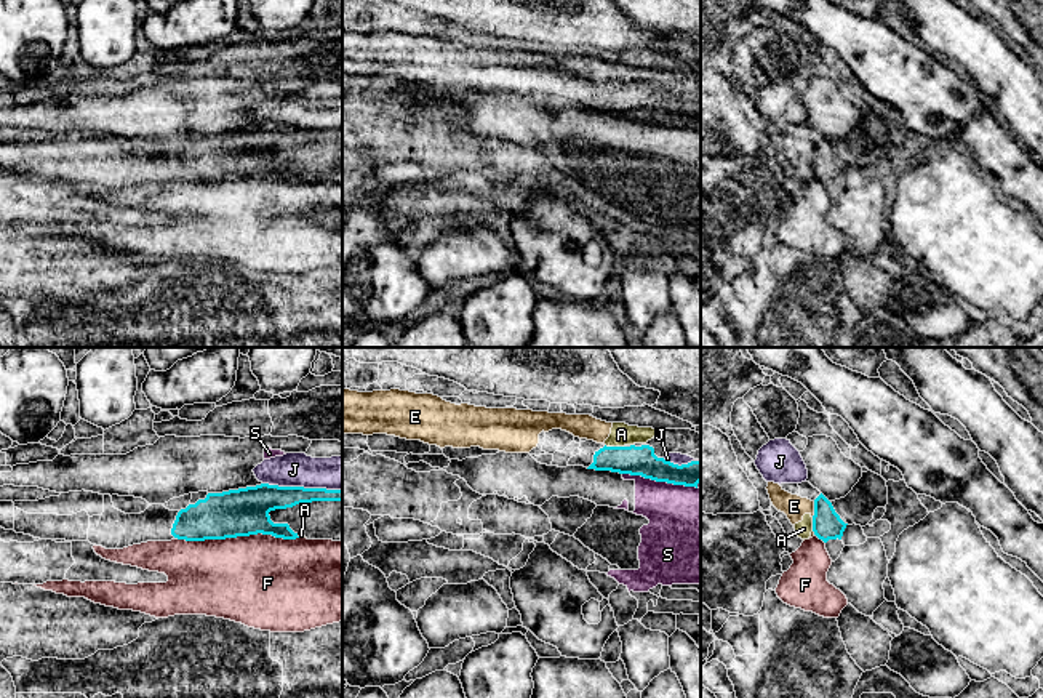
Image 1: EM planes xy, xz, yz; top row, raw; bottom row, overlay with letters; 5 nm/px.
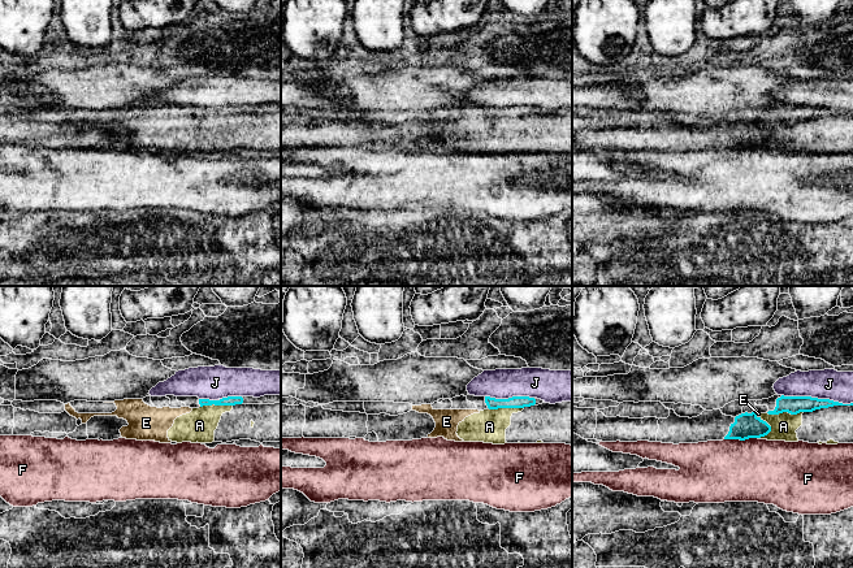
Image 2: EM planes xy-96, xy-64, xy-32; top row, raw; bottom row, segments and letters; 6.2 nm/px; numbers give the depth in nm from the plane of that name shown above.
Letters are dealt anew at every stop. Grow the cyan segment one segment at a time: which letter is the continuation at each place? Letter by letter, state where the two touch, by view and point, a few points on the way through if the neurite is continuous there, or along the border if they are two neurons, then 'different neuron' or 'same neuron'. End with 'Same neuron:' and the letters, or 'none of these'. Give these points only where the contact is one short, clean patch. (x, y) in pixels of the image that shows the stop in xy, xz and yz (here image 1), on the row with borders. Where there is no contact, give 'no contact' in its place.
A: meets cyan in xz at (615, 447); different neuron
E: meets cyan in yz at (815, 509); border along yz (815, 501), (815, 513), (811, 516); different neuron
F: meets cyan in xy at (237, 535); different neuron
J: meets cyan in xy at (303, 487); different neuron
S: meets cyan in xz at (659, 481); different neuron
Same neuron: none of these

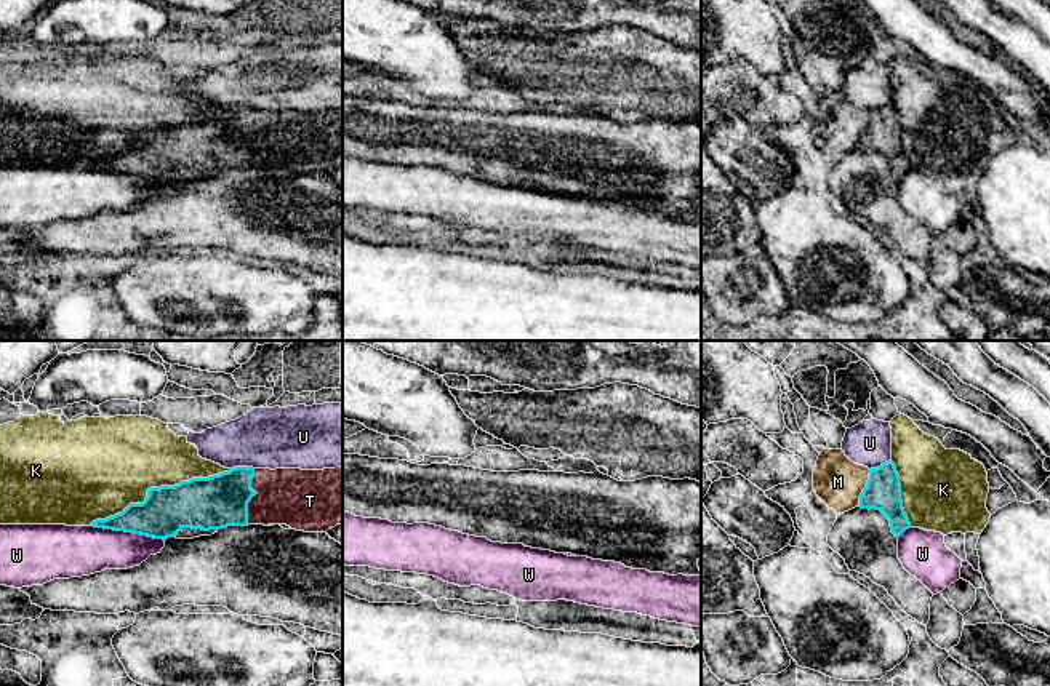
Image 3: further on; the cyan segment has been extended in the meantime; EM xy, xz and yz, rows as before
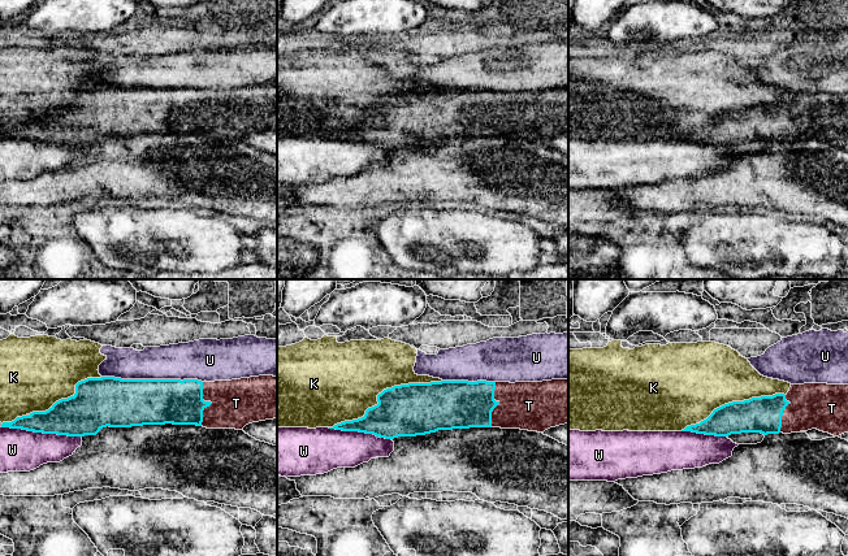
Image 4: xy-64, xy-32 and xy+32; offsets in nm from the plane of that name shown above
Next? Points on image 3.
K: meets cyan in xy at (157, 488); different neuron
M: meets cyan in yz at (865, 488); different neuron
T: meets cyan in xy at (253, 494); runs through xy (220, 501), (253, 494), (303, 499); same neuron
U: meets cyan in xy at (242, 467); different neuron
W: meets cyan in xy at (128, 531); different neuron
Same neuron: T

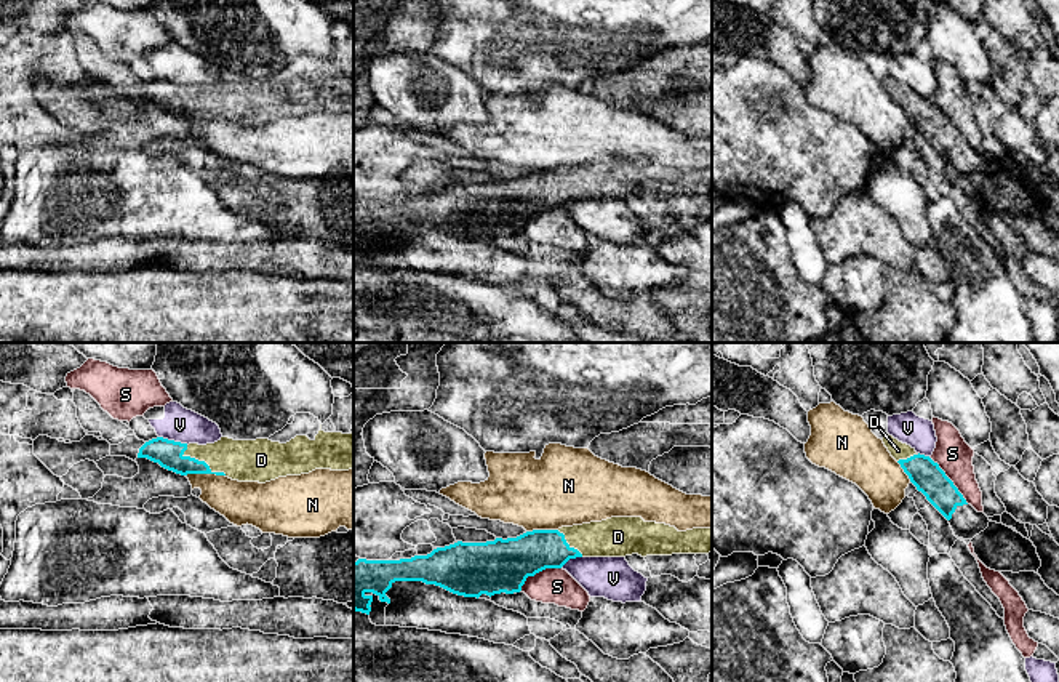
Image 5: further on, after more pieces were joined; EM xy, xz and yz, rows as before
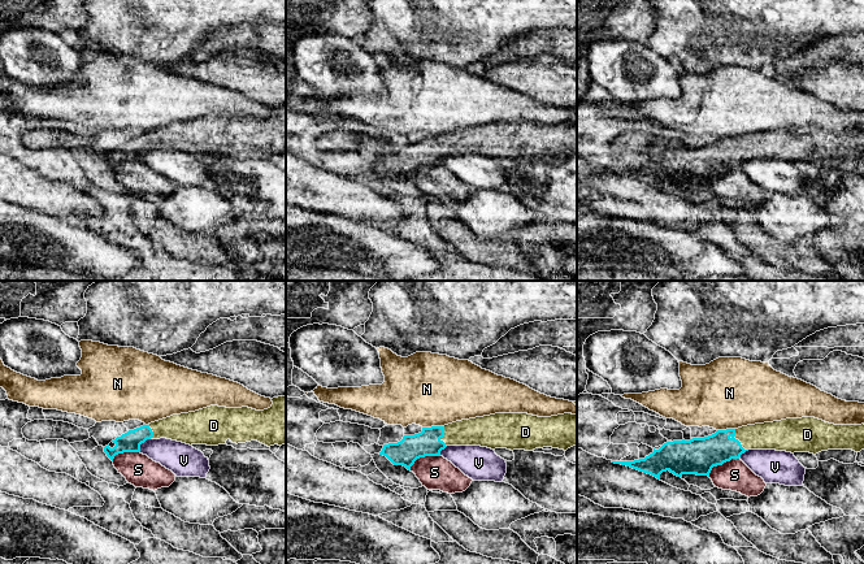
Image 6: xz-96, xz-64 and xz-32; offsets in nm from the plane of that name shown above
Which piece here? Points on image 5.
D: meets cyan in xy at (202, 461); same neuron
N: meets cyan in xy at (205, 473); different neuron
S: meets cyan in yz at (951, 481); different neuron
V: meets cyan in xy at (173, 441); different neuron
Same neuron: D

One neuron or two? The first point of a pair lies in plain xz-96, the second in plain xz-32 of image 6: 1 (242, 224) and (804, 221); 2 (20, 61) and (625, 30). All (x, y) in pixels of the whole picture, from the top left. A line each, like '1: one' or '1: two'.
1: two
2: two

